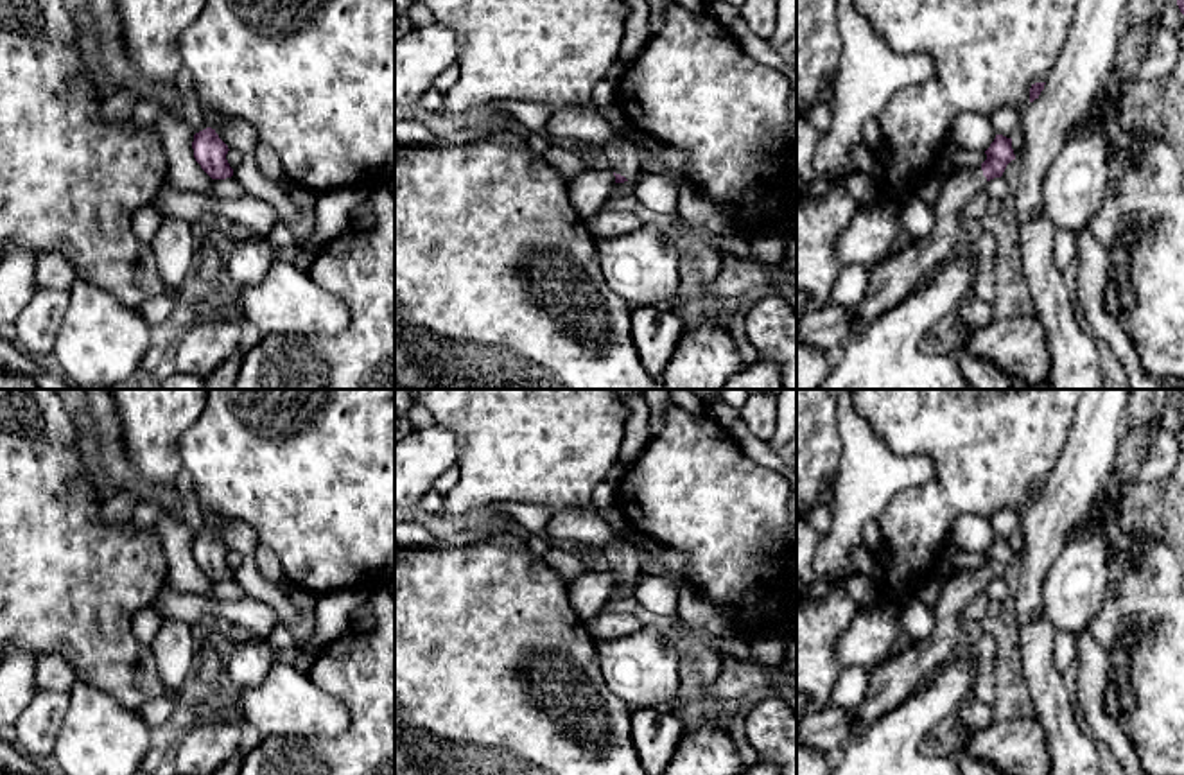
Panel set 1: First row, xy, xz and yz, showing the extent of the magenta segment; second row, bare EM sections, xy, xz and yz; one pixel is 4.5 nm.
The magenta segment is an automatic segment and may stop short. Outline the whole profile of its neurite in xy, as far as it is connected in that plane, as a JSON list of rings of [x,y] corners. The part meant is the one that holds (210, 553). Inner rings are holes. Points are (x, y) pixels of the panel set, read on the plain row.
[[[206,529],[194,536],[194,560],[212,581],[226,581],[233,578],[226,556],[228,547],[219,540],[215,531]]]

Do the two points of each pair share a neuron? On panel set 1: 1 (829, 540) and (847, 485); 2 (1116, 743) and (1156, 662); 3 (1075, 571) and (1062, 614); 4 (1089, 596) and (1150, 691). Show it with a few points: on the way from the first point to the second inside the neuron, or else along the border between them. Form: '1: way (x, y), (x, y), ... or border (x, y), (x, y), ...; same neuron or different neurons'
1: way (844, 526), (847, 522), (847, 499); same neuron
2: border (1104, 693), (1107, 714), (1140, 756); different neurons
3: way (1075, 582), (1070, 603); same neuron
4: border (1109, 569), (1107, 600), (1084, 630); different neurons

